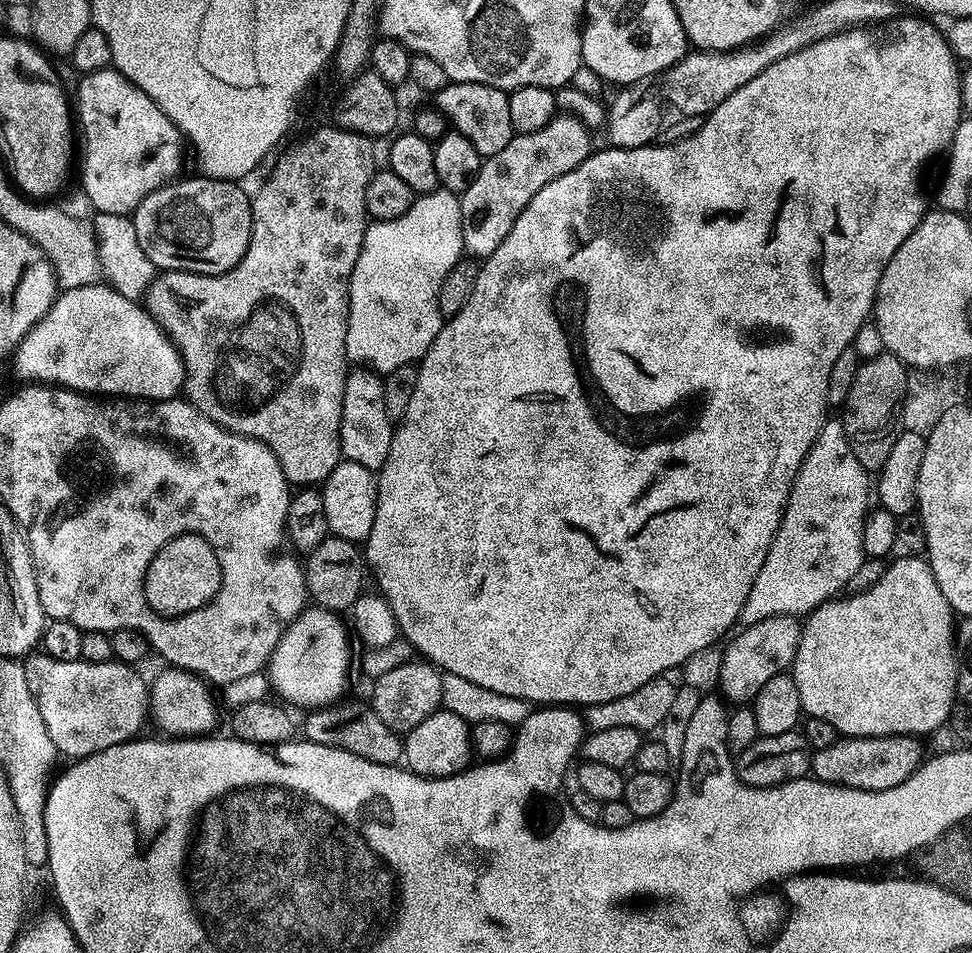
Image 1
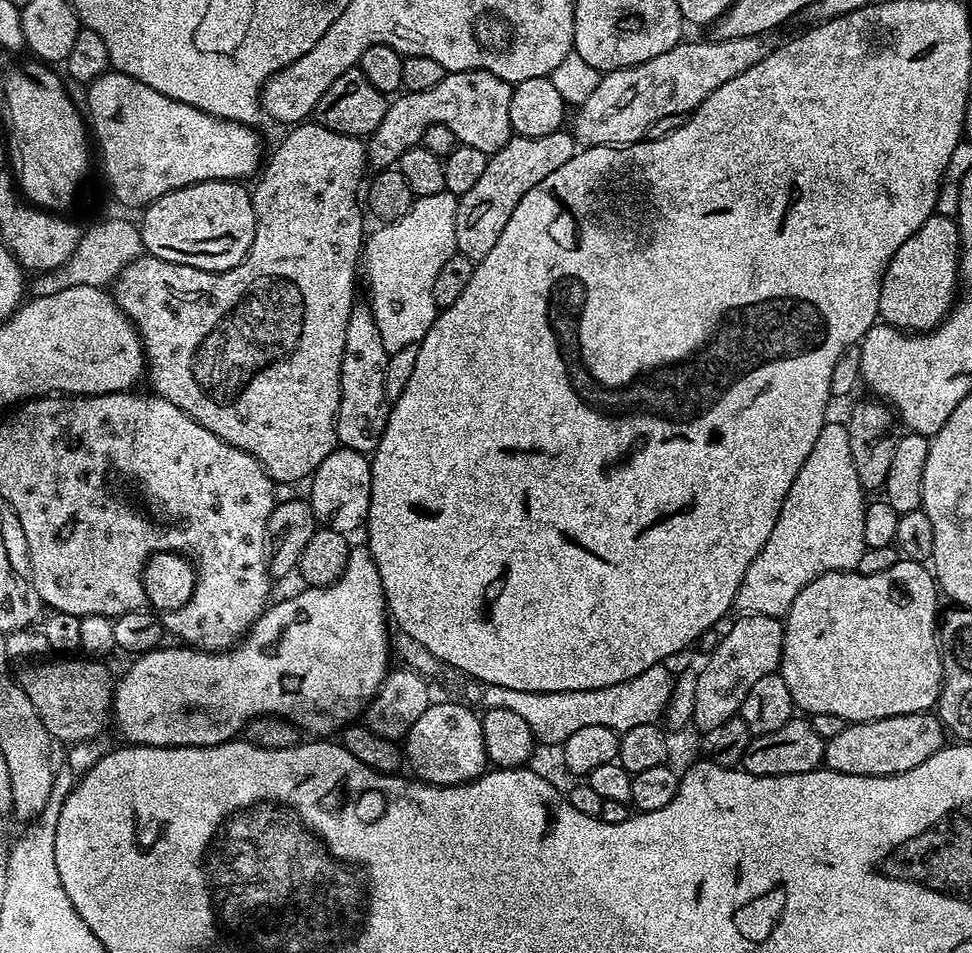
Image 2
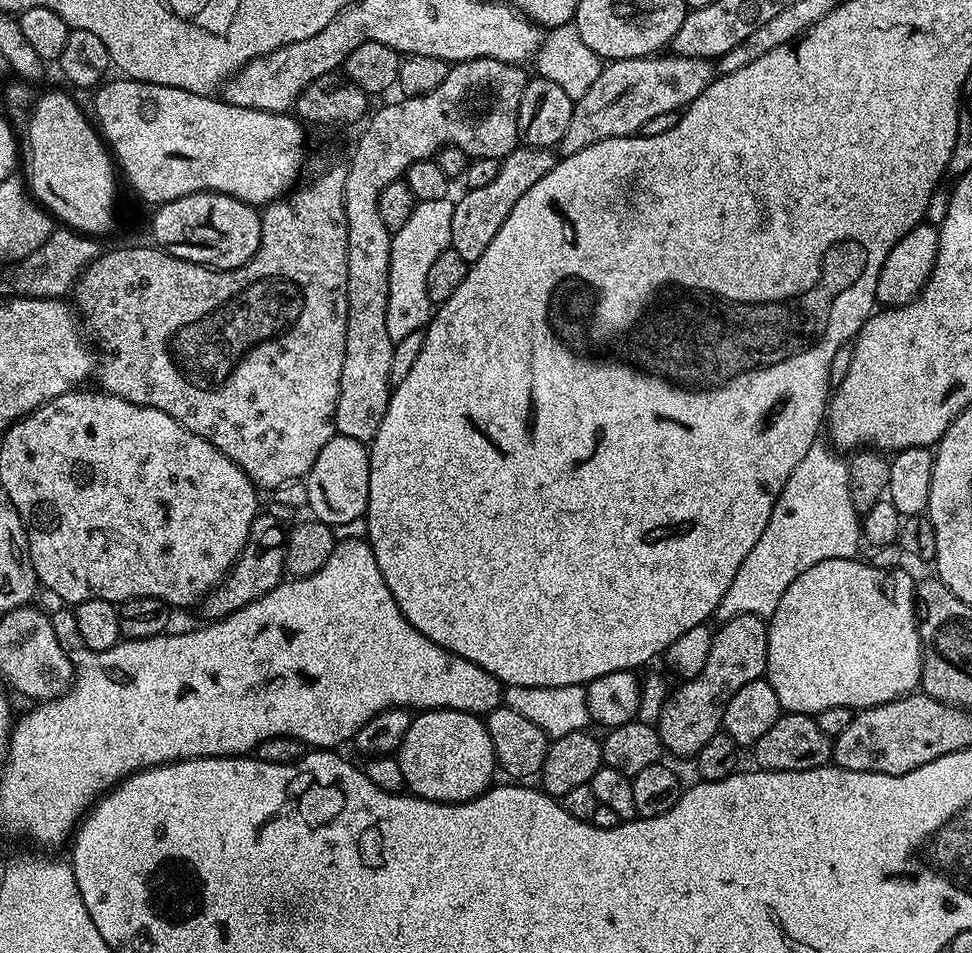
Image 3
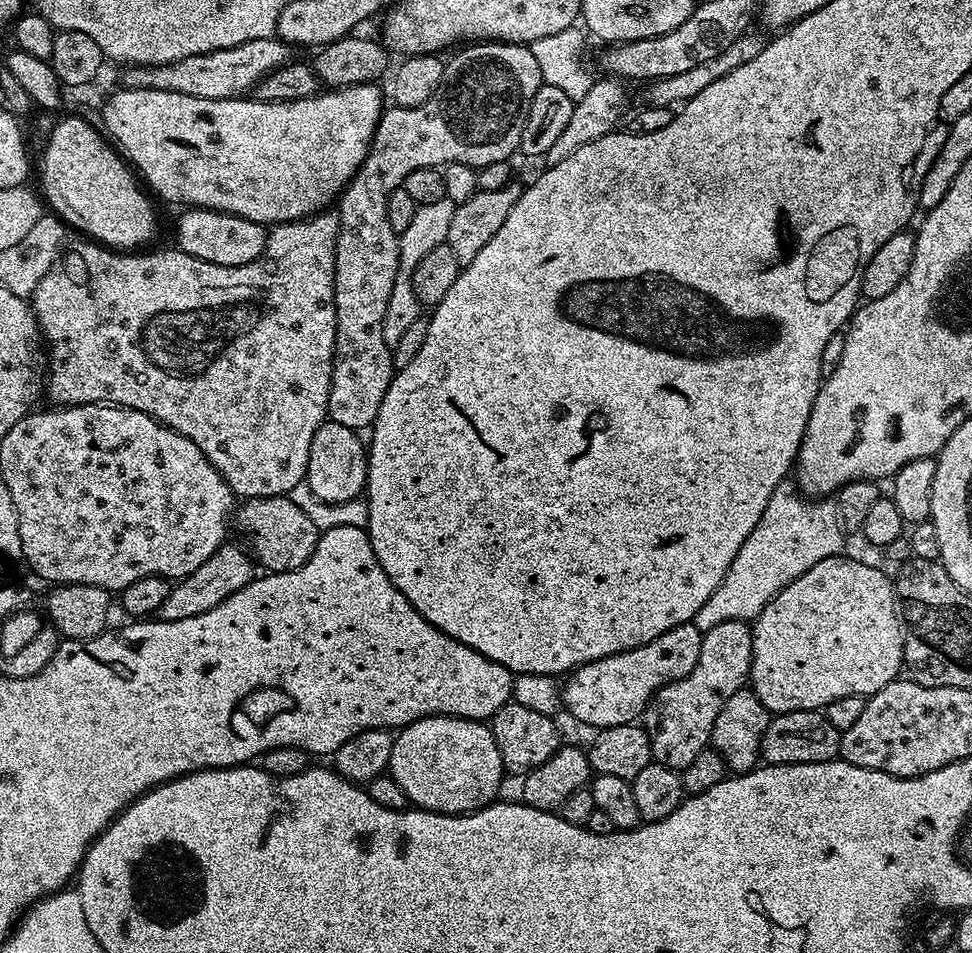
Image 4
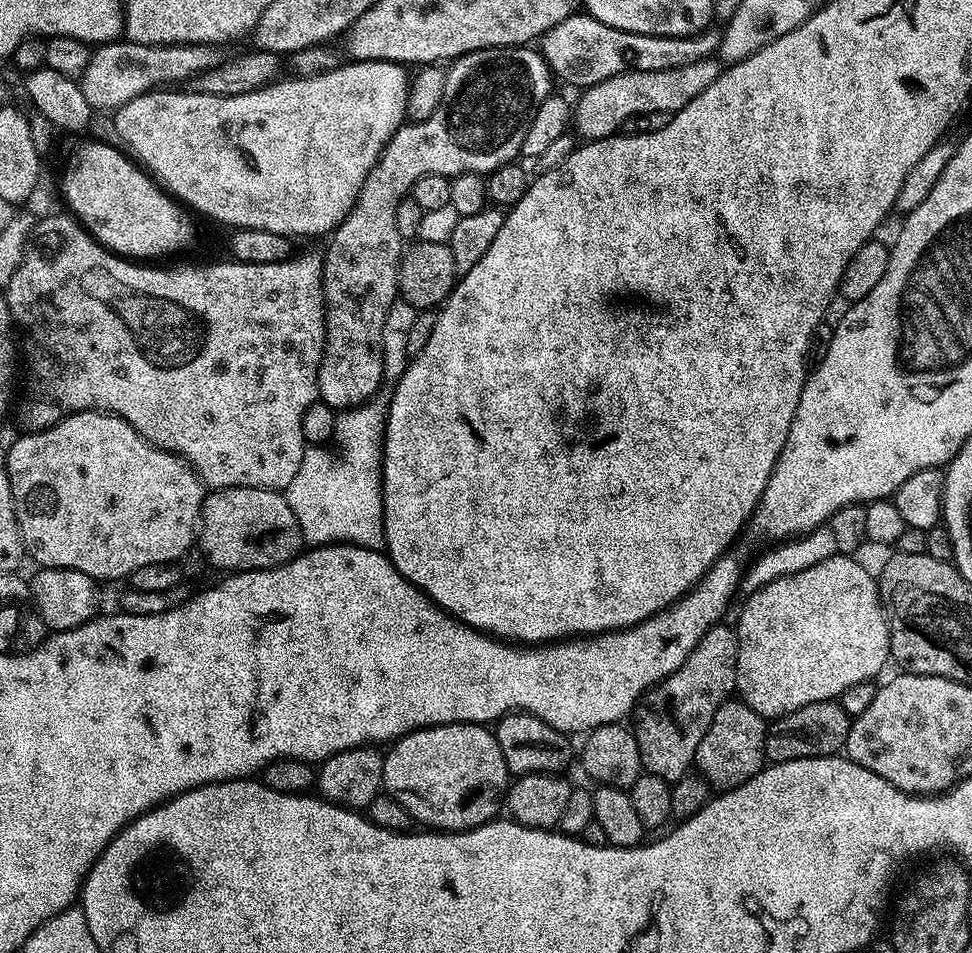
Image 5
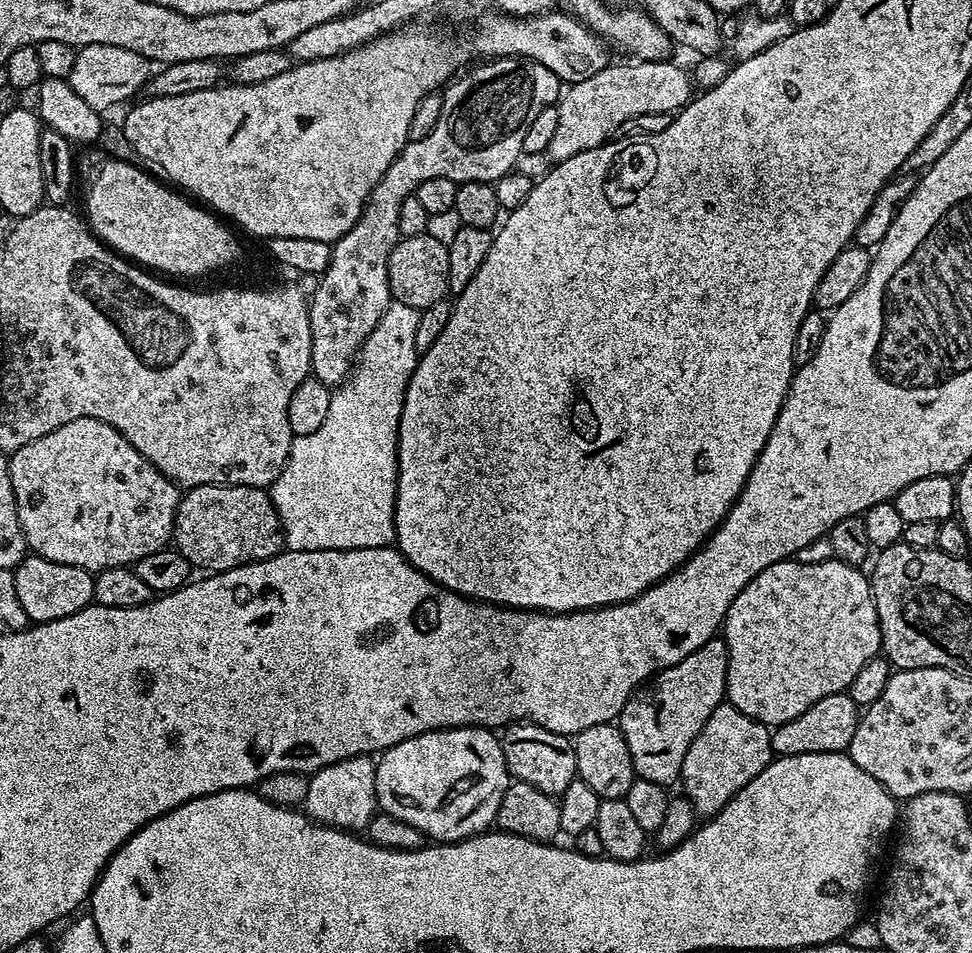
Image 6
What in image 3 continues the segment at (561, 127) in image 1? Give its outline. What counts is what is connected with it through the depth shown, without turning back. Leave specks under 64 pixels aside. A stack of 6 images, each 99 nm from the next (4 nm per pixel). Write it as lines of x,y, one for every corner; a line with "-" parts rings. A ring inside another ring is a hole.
517,146
509,156
500,161
498,174
494,174
487,186
478,186
477,188
467,189
463,194
464,197
455,201
452,209
452,242
451,247
462,258
472,265
494,242
494,234
502,230
502,222
510,218
510,210
514,210
514,202
538,182
551,168
556,165
558,156
550,148
530,148
527,146

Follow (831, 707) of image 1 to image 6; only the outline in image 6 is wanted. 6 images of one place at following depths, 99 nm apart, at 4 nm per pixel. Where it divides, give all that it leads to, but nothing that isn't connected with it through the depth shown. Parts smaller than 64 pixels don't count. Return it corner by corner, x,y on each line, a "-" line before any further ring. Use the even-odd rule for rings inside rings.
789,558
782,562
774,562
774,566
766,566
758,578
754,578
744,587
742,594
730,602
730,610
726,614
722,625
722,639
728,651
728,669
726,670
726,700
733,704
742,714
754,718
760,724
775,726
785,724
798,714
806,714
814,702
822,698
830,698
830,694
843,692
854,682
858,670
866,666
866,662
877,659
881,655
880,646
880,623
872,597
872,586
867,575
860,573
861,569
855,564
844,564
838,559
830,559
821,564
804,564
799,558

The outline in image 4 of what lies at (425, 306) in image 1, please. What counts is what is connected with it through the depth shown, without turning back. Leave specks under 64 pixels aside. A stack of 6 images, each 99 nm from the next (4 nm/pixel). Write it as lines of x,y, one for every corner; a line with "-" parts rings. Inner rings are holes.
450,199
439,200
433,204
421,204
417,207
410,226
406,226
404,232
399,233
400,238
400,272
394,282
394,290
390,294
390,303
386,305
386,322
382,322
382,334
388,341
394,342
406,334
406,330
415,321
421,319
422,305
420,299
413,296
412,271
434,250
434,246
445,243
450,230
450,218
454,218
454,210
457,204

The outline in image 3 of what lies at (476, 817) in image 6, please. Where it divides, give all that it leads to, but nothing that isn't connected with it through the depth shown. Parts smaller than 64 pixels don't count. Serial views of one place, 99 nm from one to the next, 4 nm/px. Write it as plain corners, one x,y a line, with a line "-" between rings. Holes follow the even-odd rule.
434,708
413,715
410,730
406,730
406,738
402,738
395,757
398,766
402,766
404,787
411,795
447,804
465,804
467,800
487,792
494,784
492,775
498,772
487,723
479,715
459,712
453,708

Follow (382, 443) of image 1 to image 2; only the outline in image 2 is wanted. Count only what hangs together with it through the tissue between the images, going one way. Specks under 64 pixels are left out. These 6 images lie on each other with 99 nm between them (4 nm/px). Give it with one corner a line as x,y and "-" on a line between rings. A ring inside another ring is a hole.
364,302
353,303
350,322
346,322
346,350
340,371
340,409
336,415
336,438
345,448
371,454
376,451
386,430
390,411
390,401
386,398
389,355
386,346
382,346
382,334
378,334
371,307

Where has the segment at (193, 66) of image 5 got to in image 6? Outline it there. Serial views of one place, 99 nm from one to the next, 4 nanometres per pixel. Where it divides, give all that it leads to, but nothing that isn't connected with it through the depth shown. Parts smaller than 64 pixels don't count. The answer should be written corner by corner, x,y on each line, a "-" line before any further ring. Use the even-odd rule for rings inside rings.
87,44
79,49
74,58
74,68
66,77
68,84
78,94
78,98
97,110
112,108
134,95
147,83
154,71
153,65
145,56
122,46

